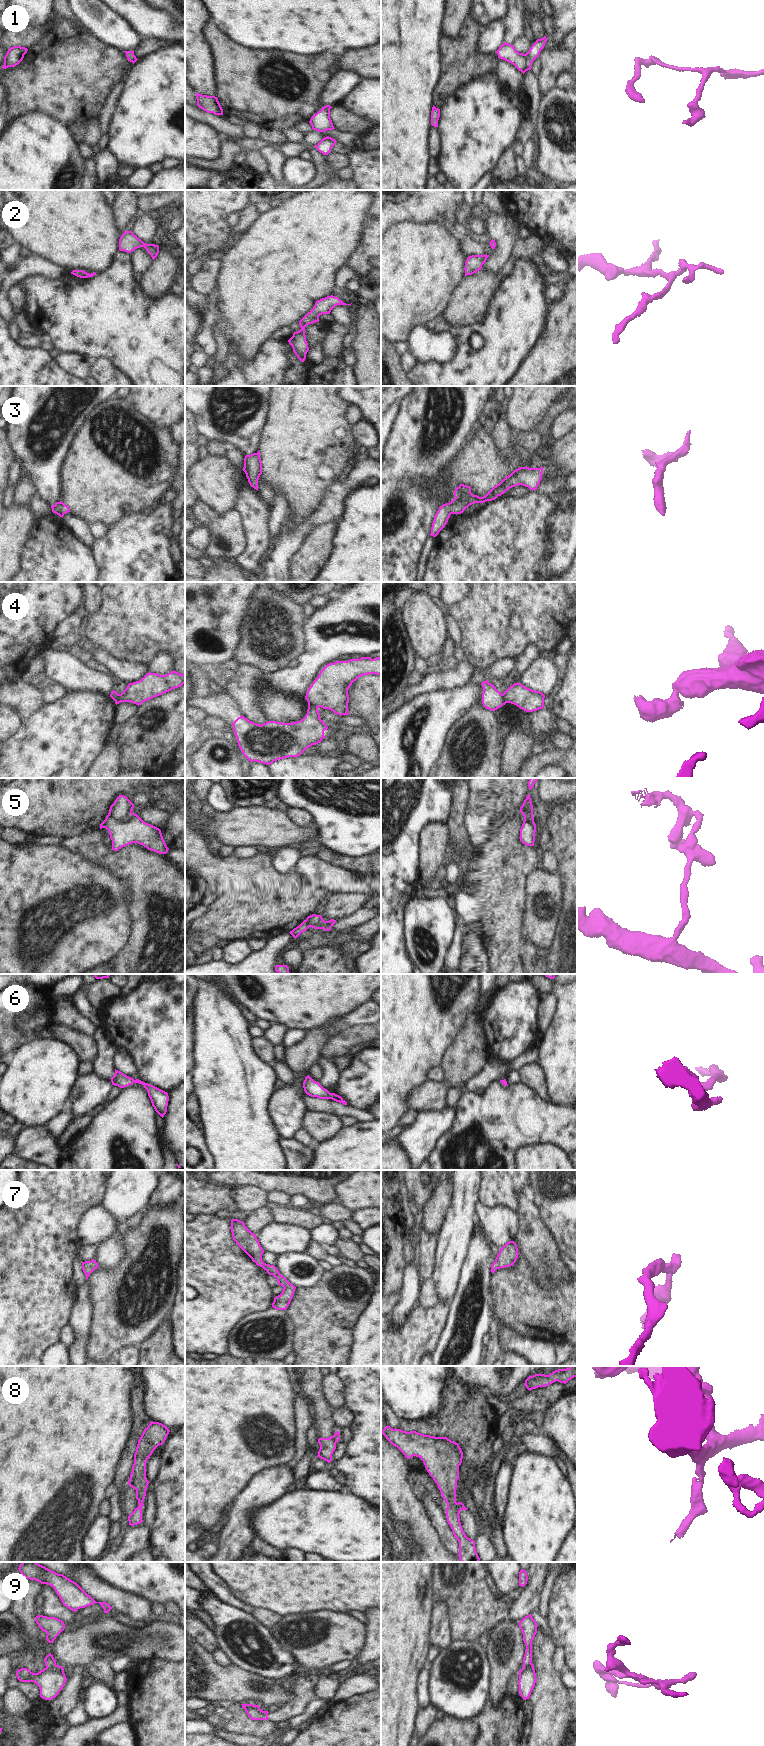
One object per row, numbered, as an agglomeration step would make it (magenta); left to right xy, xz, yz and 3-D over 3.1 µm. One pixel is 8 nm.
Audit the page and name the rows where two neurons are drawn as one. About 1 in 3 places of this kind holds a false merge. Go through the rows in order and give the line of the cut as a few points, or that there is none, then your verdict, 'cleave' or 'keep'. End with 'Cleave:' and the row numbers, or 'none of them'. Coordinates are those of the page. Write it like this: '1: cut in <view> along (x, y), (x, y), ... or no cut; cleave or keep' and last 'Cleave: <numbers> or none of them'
1: no cut; keep
2: no cut; keep
3: no cut; keep
4: cut in xz along (308, 703), (314, 704), (317, 707); cleave
5: cut in xy along (132, 813), (122, 820), (114, 820), (108, 815); cleave
6: no cut; keep
7: no cut; keep
8: no cut; keep
9: cut in xy along (55, 1664), (46, 1667); cleave
Cleave: 4, 5, 9

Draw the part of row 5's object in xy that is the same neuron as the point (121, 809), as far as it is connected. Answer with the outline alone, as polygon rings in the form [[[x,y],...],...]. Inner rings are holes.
[[[119,795],[110,806],[108,815],[114,820],[126,820],[133,811],[134,804],[124,795]]]

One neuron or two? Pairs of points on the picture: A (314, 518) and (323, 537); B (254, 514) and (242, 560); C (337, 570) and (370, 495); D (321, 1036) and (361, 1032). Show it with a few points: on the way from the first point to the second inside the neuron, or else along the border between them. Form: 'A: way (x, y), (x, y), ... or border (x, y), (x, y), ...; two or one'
A: border (338, 519), (319, 525), (303, 544); two
B: way (254, 525), (253, 549); one
C: way (356, 551), (370, 537), (370, 514); one
D: border (331, 1036), (320, 1054); two

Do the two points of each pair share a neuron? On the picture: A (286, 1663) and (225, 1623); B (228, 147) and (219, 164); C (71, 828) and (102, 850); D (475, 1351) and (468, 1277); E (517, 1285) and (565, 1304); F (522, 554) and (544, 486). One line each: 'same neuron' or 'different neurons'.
A: same neuron
B: same neuron
C: different neurons
D: same neuron
E: same neuron
F: different neurons

